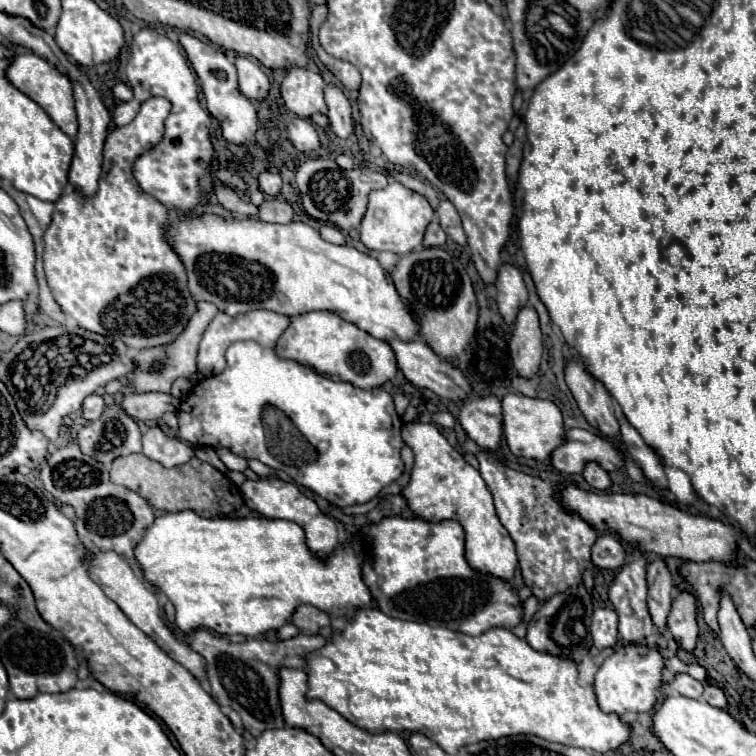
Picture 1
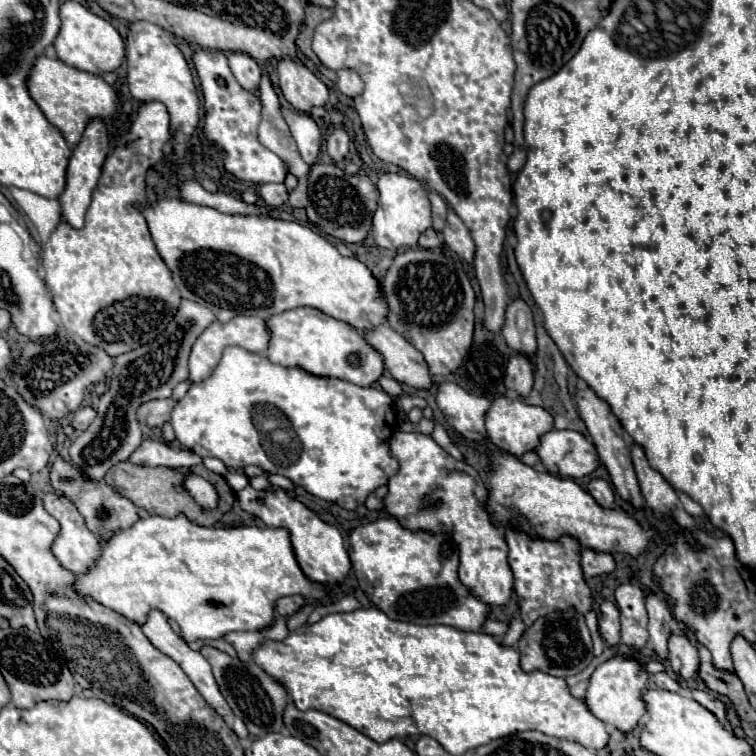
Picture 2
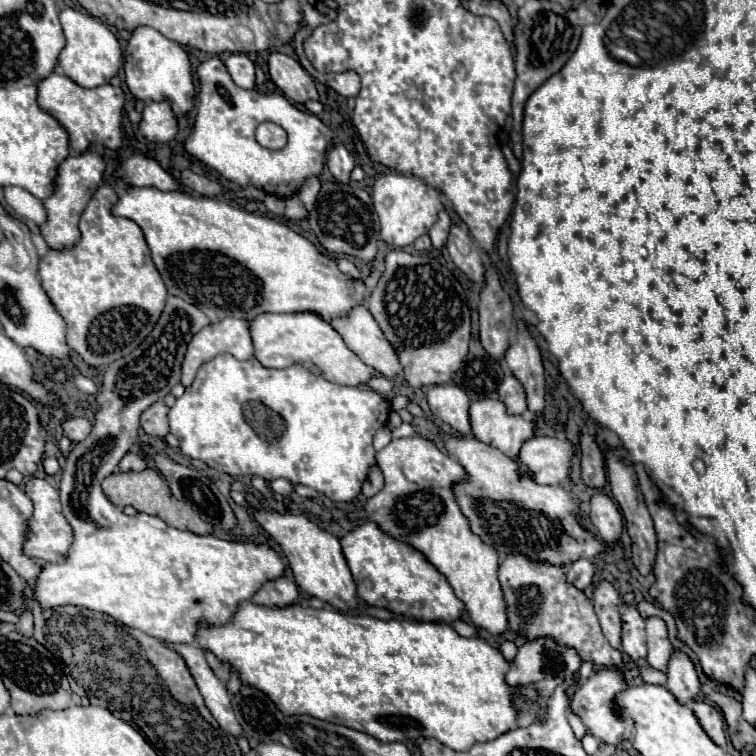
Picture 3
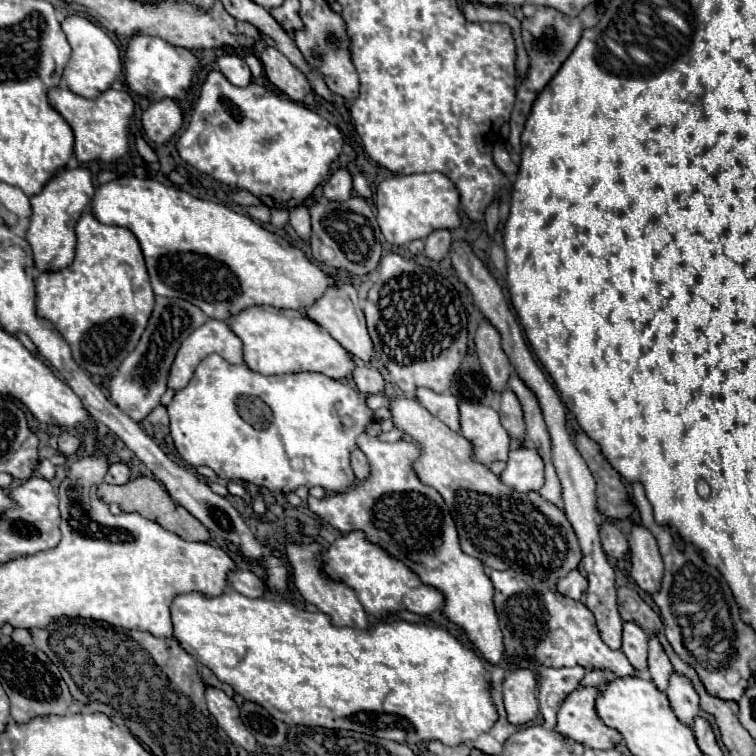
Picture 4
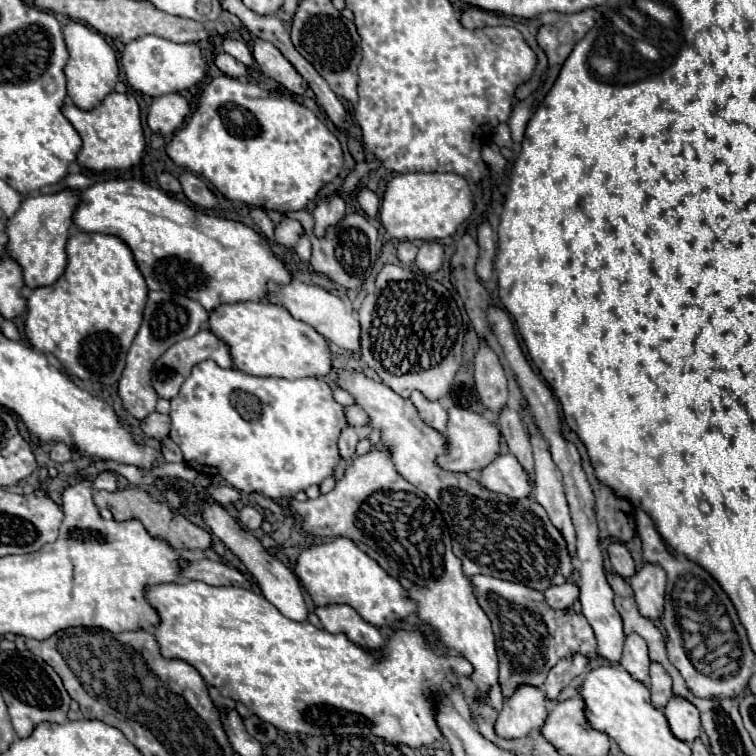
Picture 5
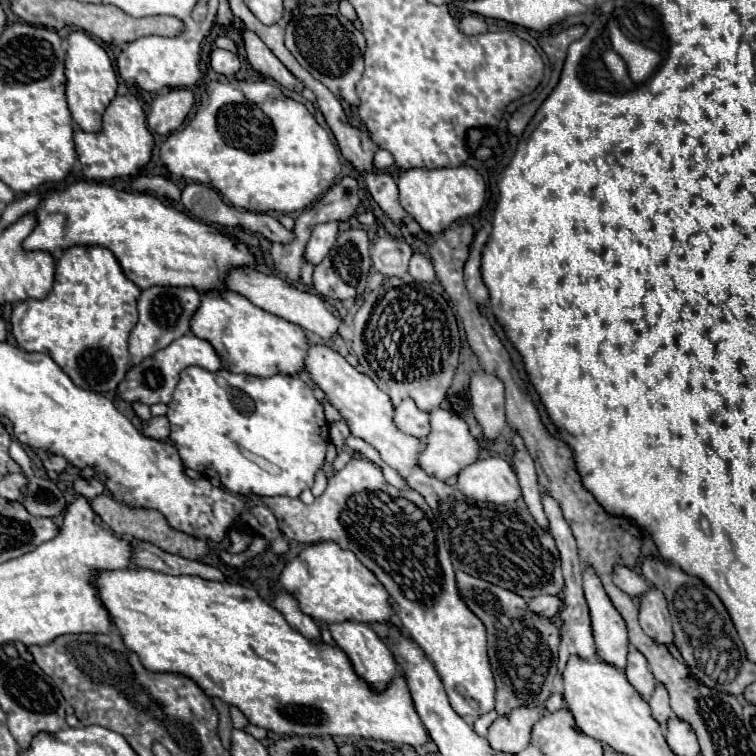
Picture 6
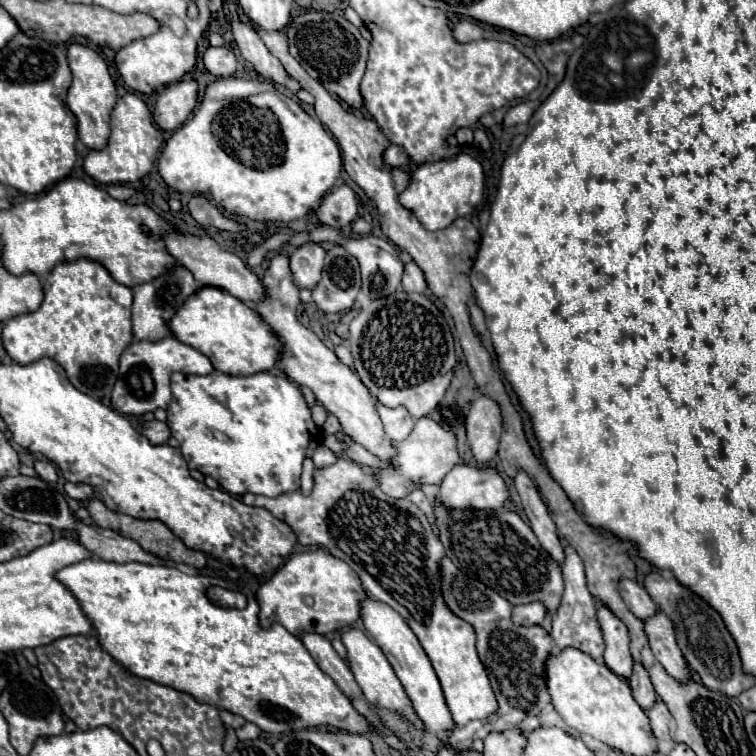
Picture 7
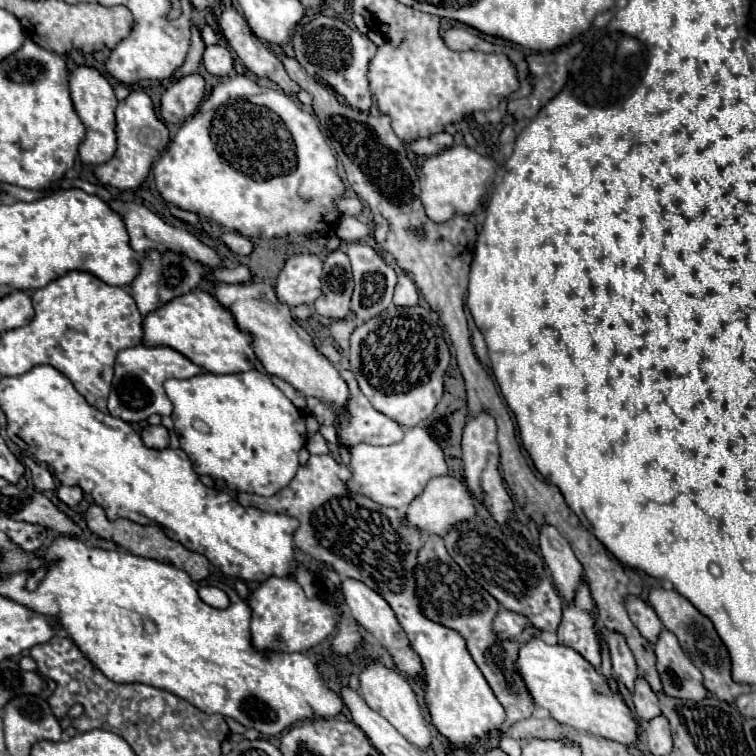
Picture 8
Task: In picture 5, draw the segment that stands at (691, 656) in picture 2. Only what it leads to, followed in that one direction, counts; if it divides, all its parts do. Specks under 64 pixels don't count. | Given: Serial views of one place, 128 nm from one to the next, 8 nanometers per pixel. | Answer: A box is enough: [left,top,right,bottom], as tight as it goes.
[664,696,700,742]

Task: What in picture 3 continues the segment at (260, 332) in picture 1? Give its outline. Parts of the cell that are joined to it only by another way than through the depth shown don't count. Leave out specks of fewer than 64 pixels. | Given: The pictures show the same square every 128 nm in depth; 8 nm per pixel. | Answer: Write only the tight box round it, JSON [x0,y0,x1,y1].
[182,318,254,386]

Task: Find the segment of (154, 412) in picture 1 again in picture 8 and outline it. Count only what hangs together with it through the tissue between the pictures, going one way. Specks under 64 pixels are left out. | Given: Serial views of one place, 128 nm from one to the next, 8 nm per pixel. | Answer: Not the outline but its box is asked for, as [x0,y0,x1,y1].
[142,424,170,448]

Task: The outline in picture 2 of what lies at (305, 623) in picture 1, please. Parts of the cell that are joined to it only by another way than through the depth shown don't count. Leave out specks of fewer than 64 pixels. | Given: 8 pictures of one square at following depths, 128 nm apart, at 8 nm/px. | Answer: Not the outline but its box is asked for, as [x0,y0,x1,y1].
[276,596,306,618]

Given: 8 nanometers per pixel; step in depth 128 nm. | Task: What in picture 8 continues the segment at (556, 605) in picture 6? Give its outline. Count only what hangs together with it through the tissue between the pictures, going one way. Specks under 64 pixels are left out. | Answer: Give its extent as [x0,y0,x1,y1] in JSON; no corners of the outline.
[496,610,528,638]

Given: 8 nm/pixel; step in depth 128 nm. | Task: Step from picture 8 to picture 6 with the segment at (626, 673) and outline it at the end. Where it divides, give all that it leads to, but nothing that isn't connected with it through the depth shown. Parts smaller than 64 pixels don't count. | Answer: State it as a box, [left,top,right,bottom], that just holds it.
[584,566,628,668]

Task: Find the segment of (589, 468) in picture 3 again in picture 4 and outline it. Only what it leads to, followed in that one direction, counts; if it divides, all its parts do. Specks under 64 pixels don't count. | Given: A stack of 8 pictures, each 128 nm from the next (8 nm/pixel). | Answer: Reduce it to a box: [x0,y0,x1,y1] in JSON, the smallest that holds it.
[574,432,632,520]

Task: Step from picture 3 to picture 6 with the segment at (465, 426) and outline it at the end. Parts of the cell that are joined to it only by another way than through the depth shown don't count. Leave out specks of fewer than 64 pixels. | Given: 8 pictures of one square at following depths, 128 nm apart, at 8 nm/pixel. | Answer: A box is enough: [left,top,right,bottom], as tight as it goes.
[396,398,430,438]

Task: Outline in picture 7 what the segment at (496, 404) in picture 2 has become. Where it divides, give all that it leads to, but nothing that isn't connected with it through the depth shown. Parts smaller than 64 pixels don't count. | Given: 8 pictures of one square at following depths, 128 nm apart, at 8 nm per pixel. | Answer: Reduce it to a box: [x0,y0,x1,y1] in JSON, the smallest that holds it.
[376,416,460,498]

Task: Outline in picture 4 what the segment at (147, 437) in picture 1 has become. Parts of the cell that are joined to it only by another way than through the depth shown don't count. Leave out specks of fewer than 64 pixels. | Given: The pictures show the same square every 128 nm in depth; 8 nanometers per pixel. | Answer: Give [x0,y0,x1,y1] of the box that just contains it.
[104,462,132,484]

